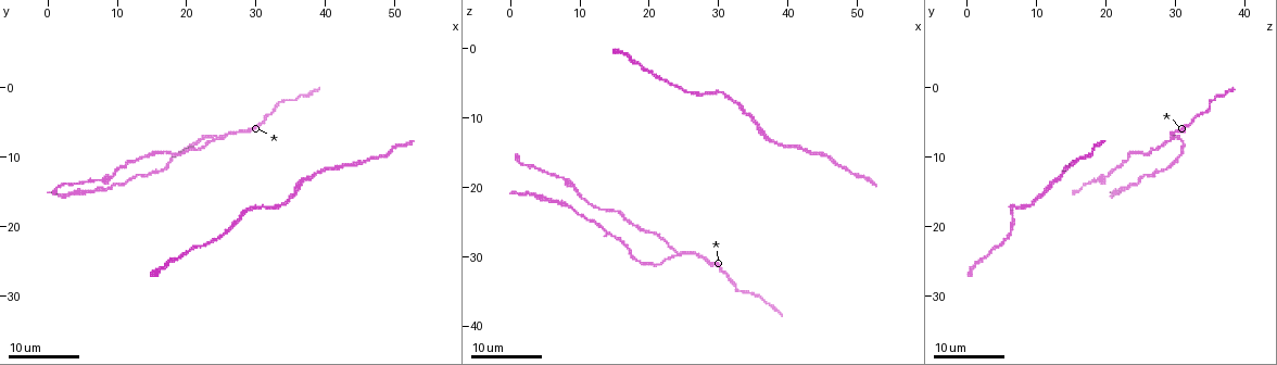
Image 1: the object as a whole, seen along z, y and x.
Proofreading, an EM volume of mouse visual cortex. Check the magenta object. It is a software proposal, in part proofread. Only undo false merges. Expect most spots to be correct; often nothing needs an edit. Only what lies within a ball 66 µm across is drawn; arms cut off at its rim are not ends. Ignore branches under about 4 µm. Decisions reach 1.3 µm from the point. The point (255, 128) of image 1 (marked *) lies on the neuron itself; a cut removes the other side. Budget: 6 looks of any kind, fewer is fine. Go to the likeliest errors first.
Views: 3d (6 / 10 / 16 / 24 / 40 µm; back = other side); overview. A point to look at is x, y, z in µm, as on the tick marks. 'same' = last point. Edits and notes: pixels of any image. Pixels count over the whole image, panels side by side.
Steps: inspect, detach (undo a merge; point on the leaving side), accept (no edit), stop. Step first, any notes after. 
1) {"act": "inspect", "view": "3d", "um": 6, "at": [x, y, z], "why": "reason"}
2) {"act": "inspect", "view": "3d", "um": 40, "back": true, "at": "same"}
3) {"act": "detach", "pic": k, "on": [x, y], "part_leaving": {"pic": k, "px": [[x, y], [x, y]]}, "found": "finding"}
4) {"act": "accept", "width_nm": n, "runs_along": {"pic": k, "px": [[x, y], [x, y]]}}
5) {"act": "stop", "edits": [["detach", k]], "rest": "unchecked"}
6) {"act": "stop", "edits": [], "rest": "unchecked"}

{"act": "inspect", "view": "3d", "um": 16, "at": [24.5, 7.5, 29.5], "why": "three arms meet"}

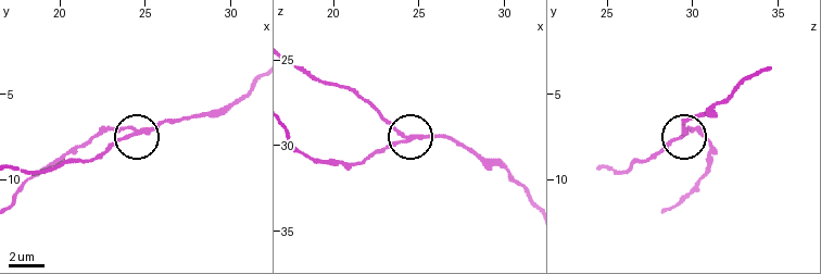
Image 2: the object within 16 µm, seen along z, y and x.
{"act": "inspect", "view": "3d", "um": 6, "at": [24.2, 7.5, 29.6], "why": "closer look"}

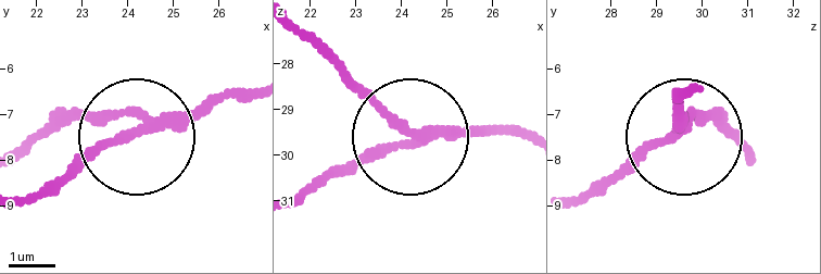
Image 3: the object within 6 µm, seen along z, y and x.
{"act": "accept", "arms": 3, "found": "all the same neuron"}

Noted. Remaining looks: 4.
{"act": "inspect", "view": "3d", "um": 16, "at": [8.0, 13.0, 19.0], "why": "thick turns thin"}

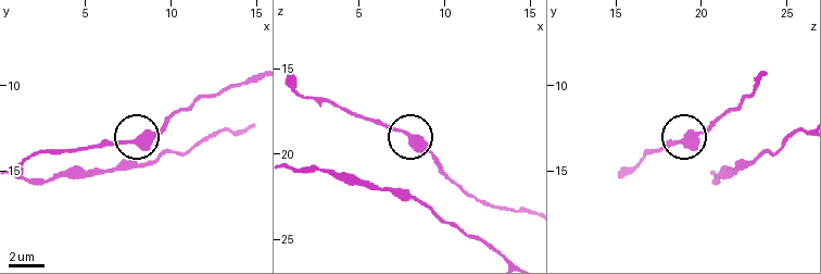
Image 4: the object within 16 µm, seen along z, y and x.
{"act": "inspect", "view": "3d", "um": 6, "at": [8.2, 13.3, 19.2]}

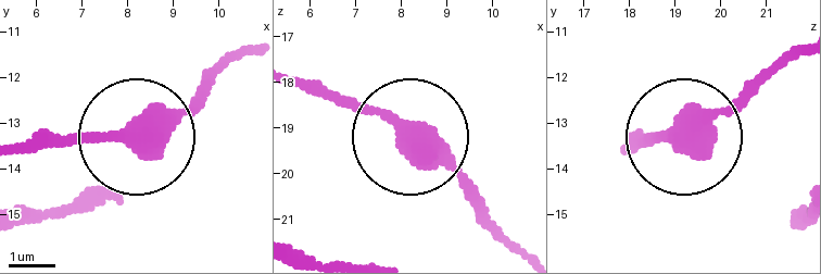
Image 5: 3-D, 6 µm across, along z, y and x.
{"act": "accept", "runs_along": {"pic": 5, "px": [[515, 248], [421, 142], [308, 88]]}, "found": "one neuron here"}

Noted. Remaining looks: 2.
{"act": "inspect", "view": "3d", "um": 16, "at": [43.0, 11.0, 15.0]}

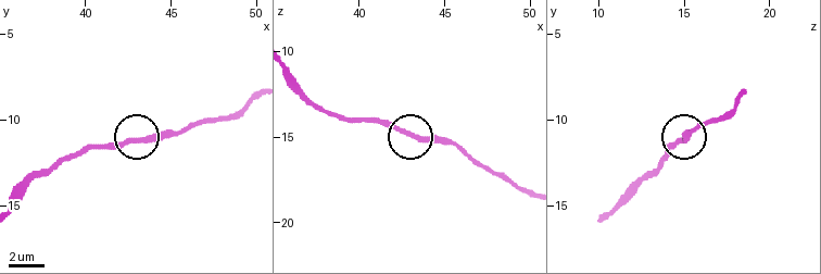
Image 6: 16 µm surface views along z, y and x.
{"act": "inspect", "view": "3d", "um": 6, "at": [43.4, 11.3, 14.8]}

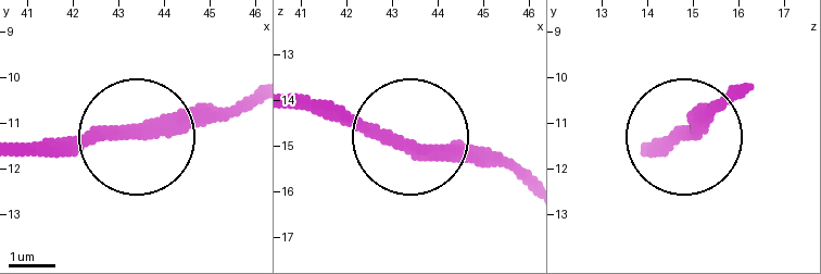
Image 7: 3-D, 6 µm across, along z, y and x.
{"act": "accept", "found": "all the same neuron"}

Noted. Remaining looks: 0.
{"act": "stop", "edits": [], "rest": "unchecked"}

